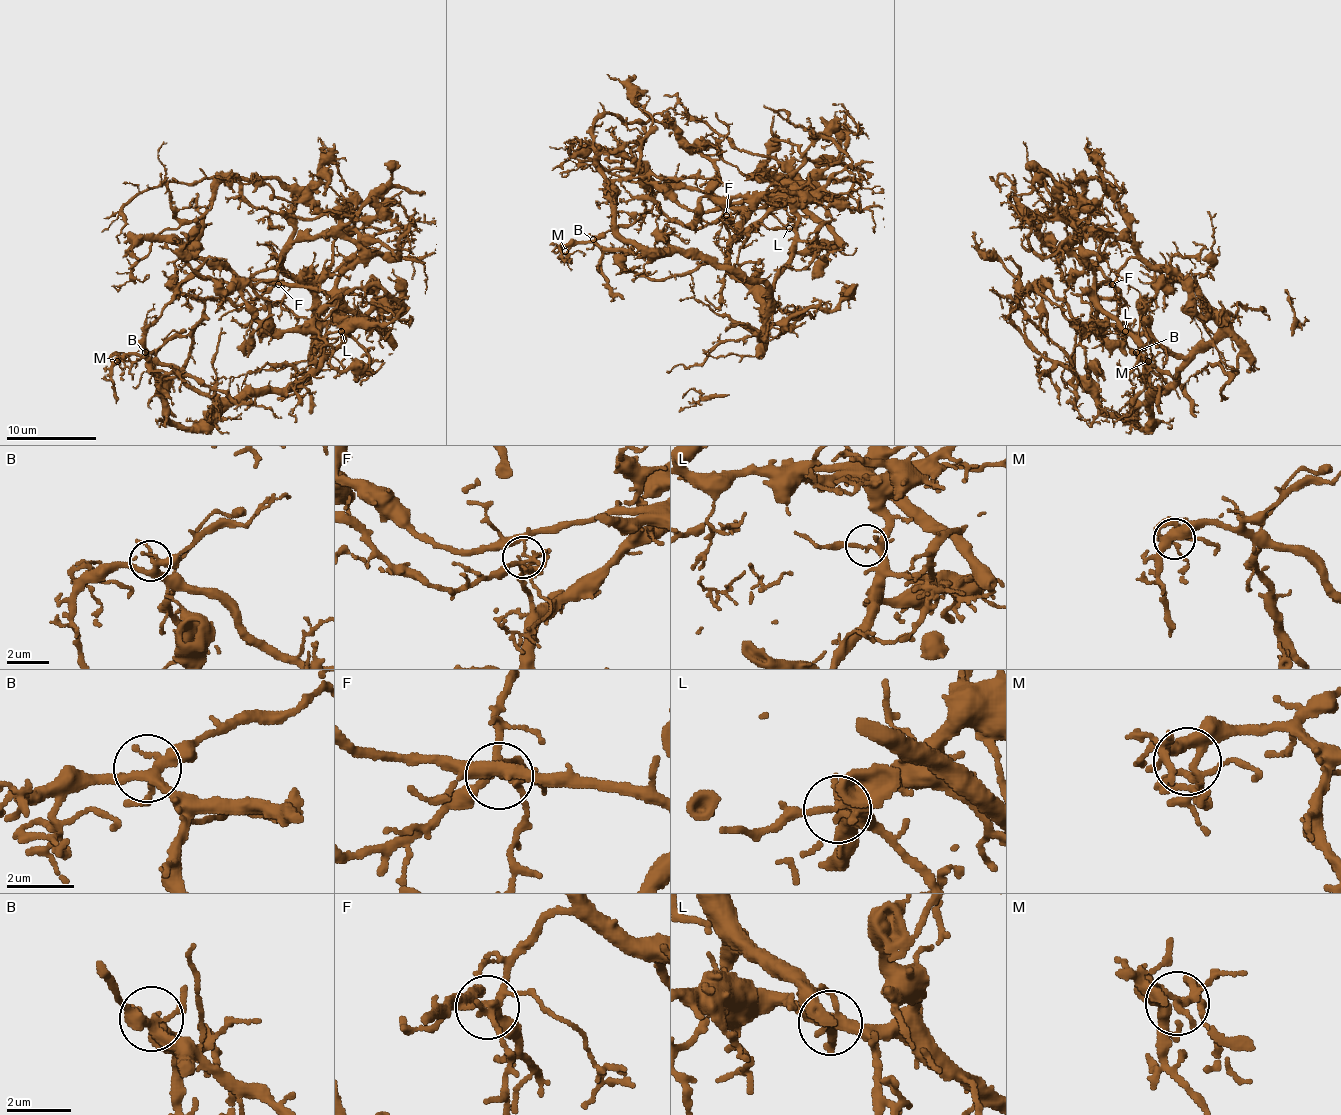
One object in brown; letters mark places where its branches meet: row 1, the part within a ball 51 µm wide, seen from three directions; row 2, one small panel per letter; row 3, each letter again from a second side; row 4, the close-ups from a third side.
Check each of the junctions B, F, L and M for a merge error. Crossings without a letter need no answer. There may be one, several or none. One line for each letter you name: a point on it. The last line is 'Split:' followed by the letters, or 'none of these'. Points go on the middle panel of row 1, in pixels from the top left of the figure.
Split: none of these

